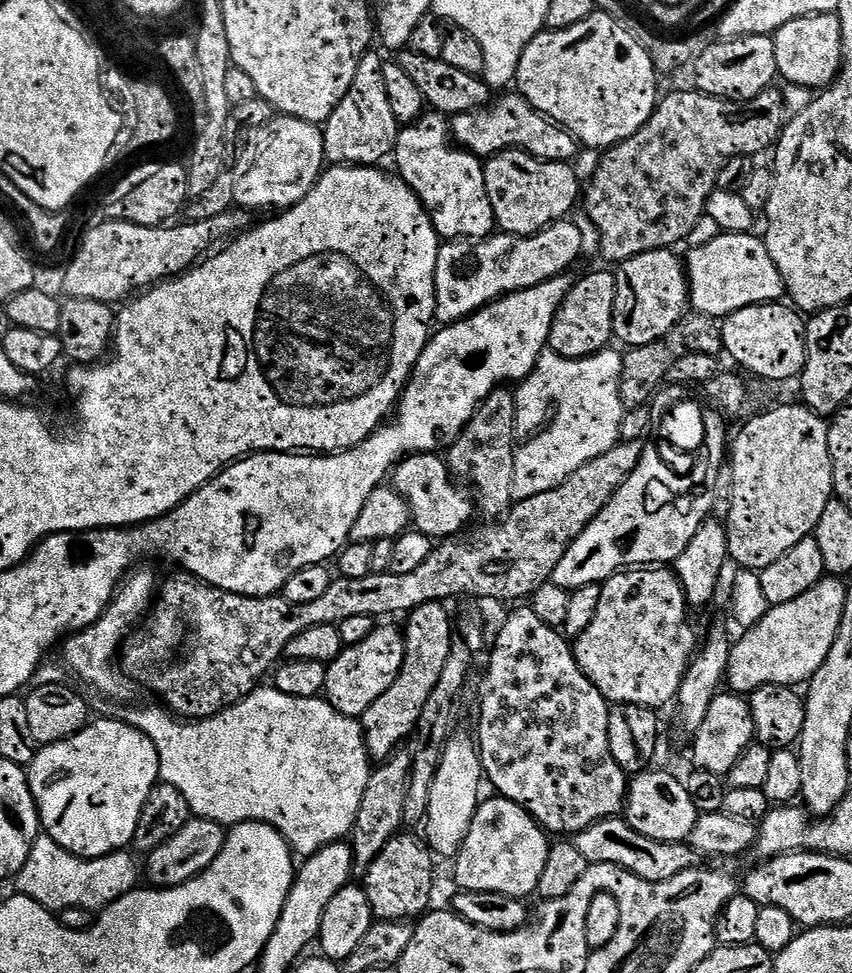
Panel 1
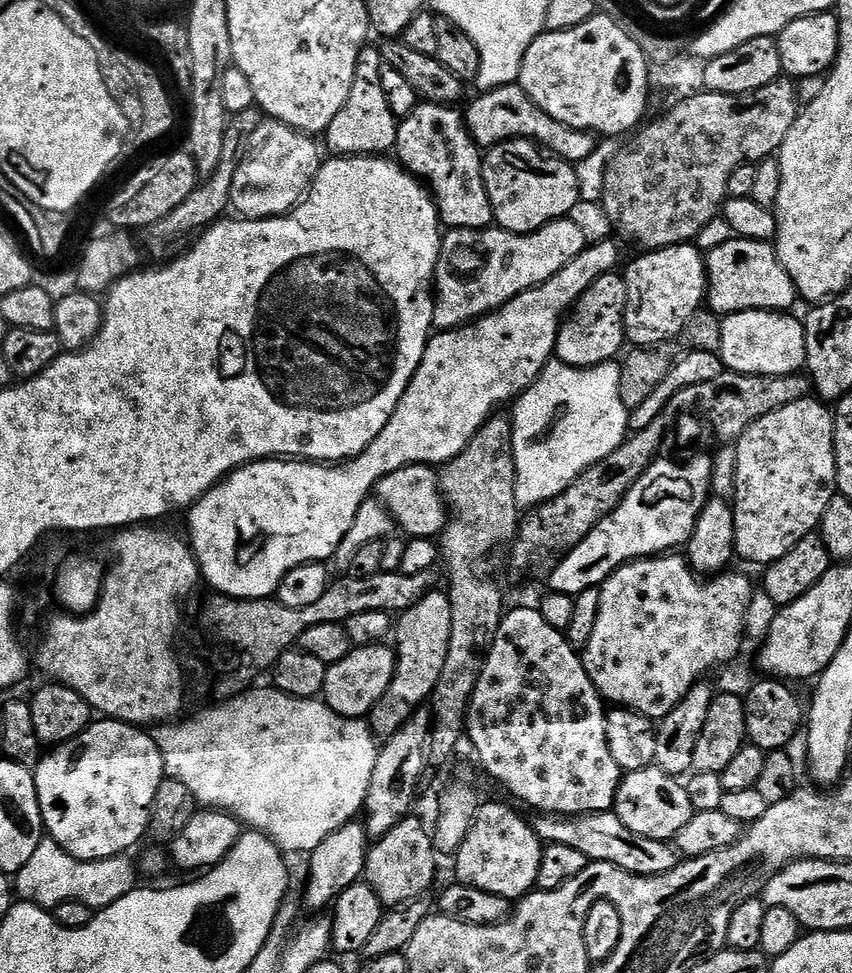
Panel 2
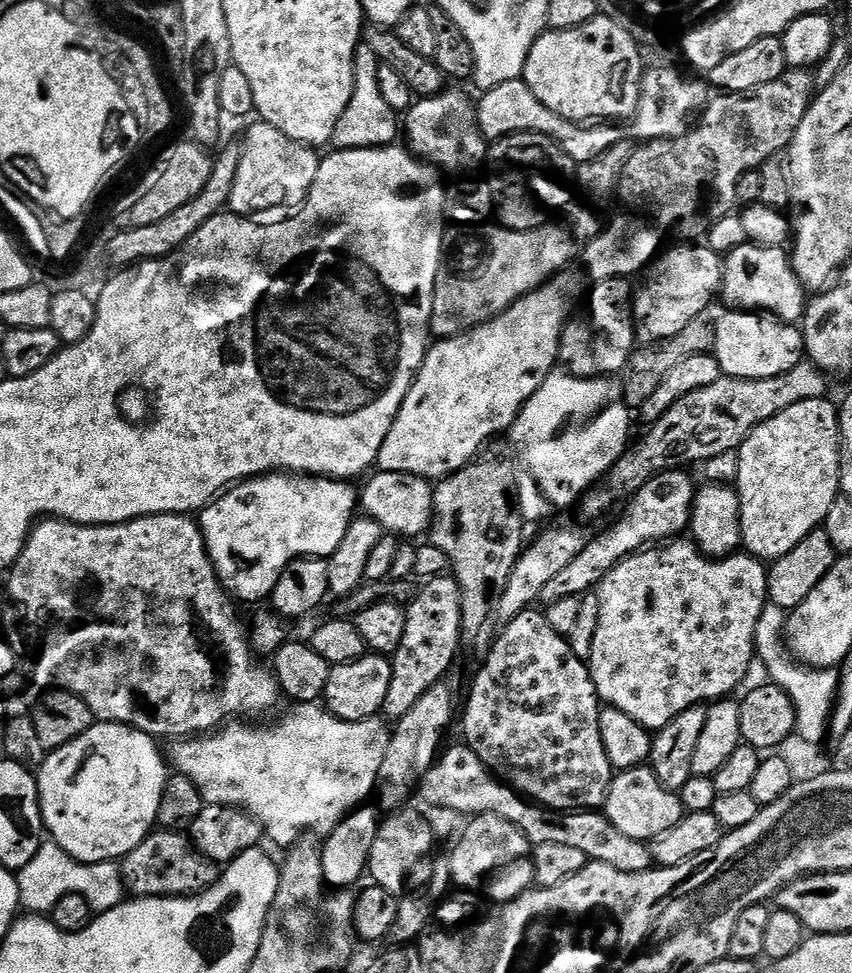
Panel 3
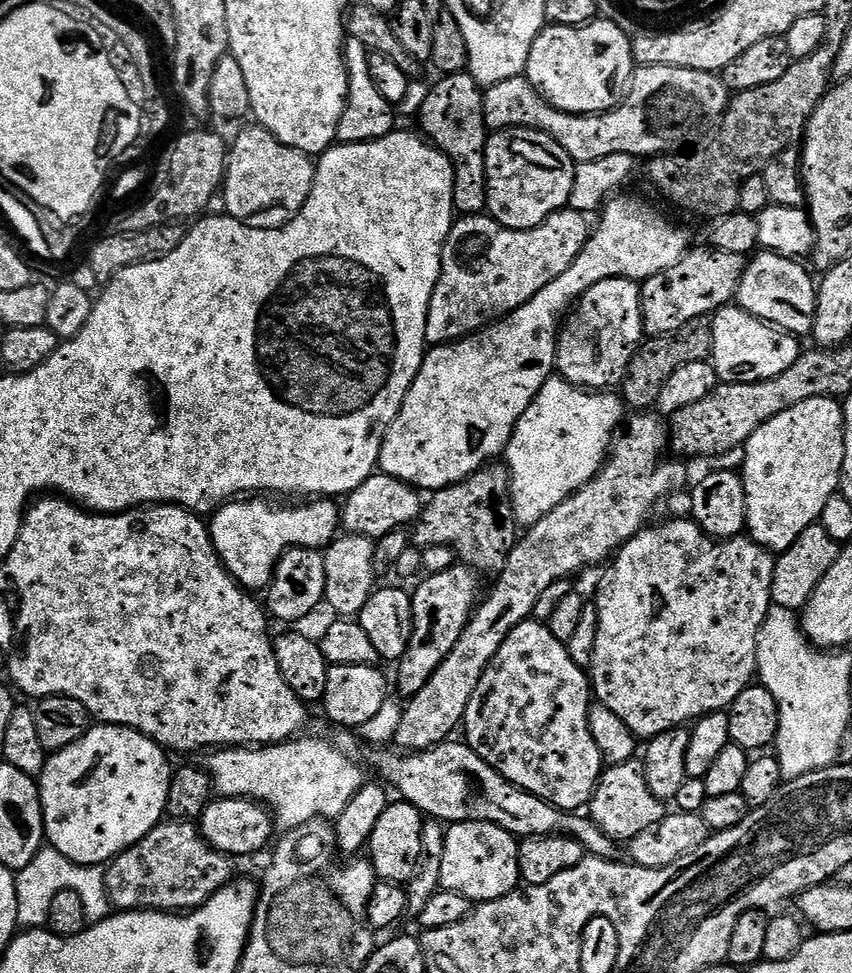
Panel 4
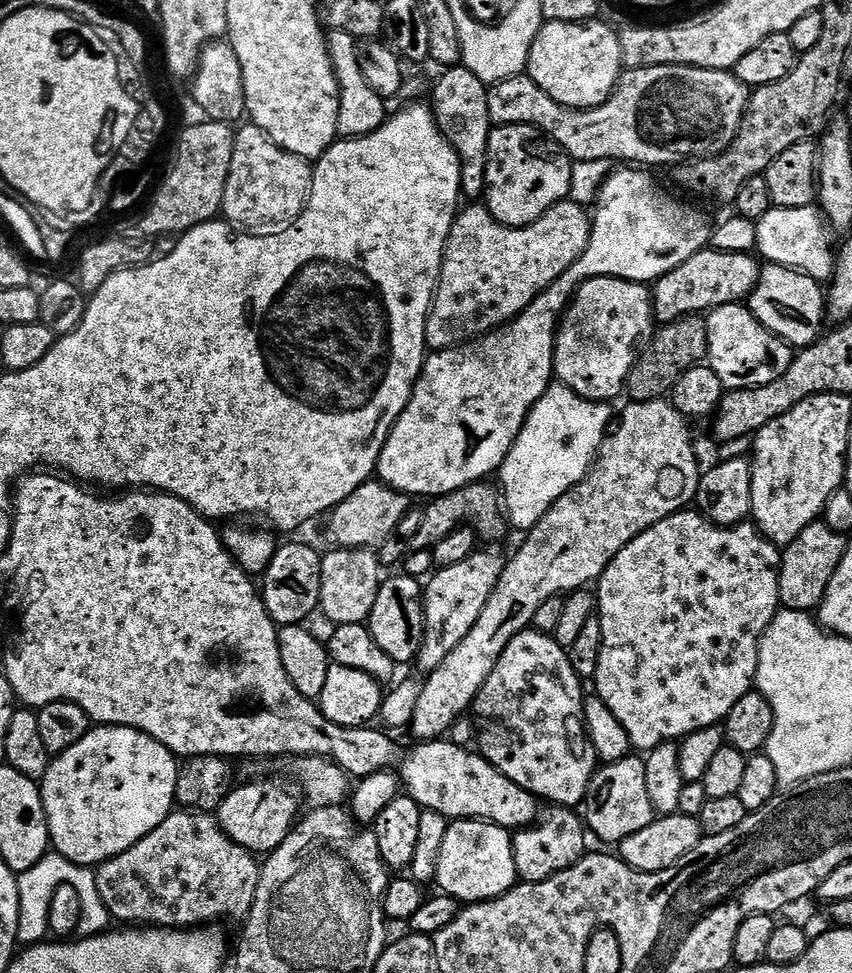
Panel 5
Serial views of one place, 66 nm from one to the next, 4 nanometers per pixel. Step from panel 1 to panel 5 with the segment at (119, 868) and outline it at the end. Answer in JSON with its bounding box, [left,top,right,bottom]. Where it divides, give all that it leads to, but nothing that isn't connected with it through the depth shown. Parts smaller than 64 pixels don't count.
[17,850,110,946]

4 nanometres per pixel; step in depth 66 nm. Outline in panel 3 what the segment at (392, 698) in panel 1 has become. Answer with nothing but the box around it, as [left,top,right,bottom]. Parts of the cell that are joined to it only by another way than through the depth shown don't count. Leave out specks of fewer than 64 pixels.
[382,575,462,721]

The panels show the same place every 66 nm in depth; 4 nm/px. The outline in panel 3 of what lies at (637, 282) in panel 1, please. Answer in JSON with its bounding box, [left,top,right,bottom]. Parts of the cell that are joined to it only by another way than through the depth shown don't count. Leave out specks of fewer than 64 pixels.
[632,242,724,345]

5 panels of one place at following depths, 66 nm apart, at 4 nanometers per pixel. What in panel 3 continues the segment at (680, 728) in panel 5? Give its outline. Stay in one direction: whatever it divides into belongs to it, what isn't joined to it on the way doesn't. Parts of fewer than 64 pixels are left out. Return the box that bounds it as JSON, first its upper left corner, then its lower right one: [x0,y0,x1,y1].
[586,538,769,730]

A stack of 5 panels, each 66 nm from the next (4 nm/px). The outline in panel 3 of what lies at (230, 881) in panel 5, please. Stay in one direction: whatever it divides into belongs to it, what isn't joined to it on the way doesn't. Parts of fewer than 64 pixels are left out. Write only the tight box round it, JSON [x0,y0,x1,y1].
[120,830,218,897]

